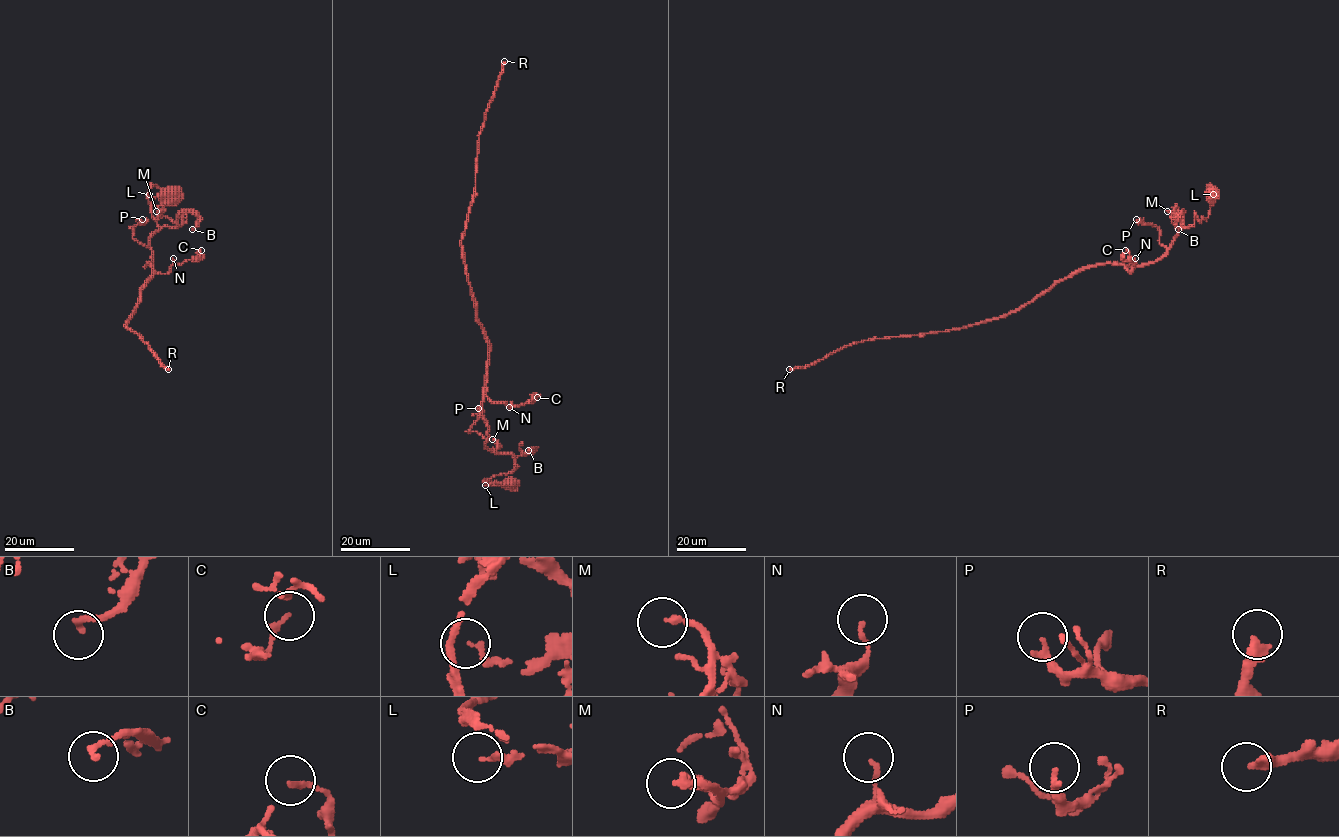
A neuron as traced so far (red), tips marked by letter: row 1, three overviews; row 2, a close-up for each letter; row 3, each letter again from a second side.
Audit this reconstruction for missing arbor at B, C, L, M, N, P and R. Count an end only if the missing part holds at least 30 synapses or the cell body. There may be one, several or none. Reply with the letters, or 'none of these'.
R

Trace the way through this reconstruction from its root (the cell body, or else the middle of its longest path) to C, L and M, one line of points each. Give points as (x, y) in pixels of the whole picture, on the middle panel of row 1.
C: (511, 483), (484, 480), (518, 466), (510, 453), (495, 453), (485, 446), (482, 399), (520, 405), (537, 397)
L: (511, 483), (485, 485)
M: (511, 483), (494, 484), (484, 480), (507, 474), (518, 466), (510, 453), (493, 452), (498, 442), (492, 439)

